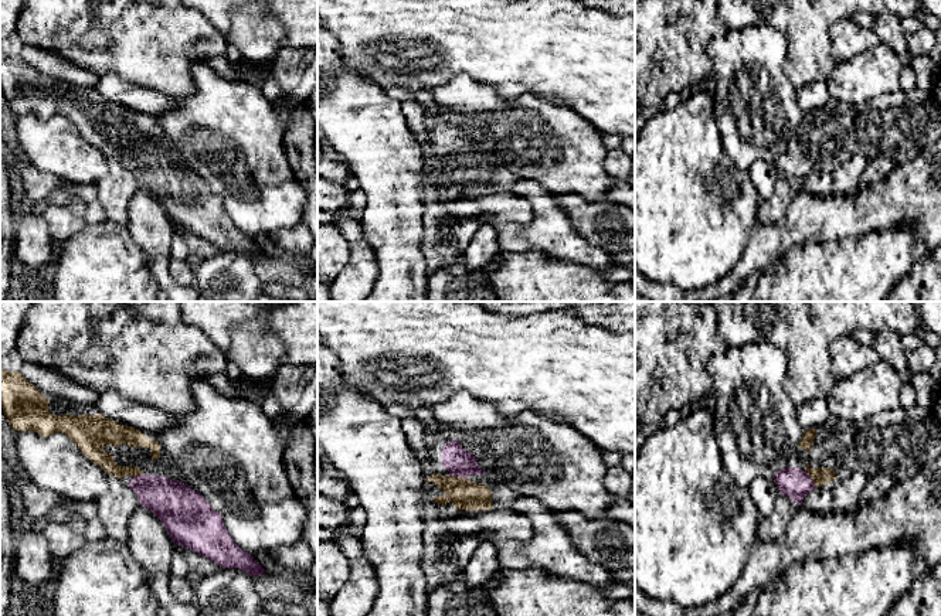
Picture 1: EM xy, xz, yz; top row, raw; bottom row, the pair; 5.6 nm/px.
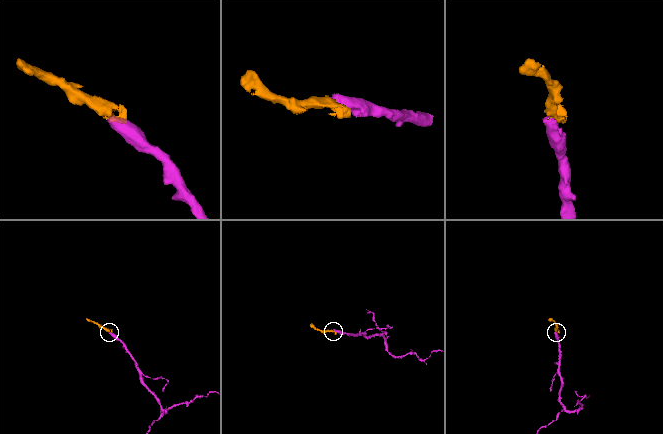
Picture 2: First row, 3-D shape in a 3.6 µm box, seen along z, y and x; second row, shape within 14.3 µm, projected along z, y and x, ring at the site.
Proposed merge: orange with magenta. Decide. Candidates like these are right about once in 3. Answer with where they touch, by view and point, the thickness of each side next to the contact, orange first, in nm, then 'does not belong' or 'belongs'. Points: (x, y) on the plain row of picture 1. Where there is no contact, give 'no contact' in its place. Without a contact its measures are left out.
contact xz (458, 160); calibres 170 and 150 nm; belongs

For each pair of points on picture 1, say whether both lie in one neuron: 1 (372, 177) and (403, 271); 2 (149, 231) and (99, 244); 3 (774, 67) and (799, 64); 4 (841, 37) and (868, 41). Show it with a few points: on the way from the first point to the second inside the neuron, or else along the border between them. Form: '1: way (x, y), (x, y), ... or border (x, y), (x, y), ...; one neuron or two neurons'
1: way (394, 200), (397, 248); one neuron
2: border (124, 227), (145, 252), (146, 265); two neurons
3: border (780, 33), (787, 43), (784, 75), (795, 89); two neurons
4: way (848, 37), (860, 38); one neuron

